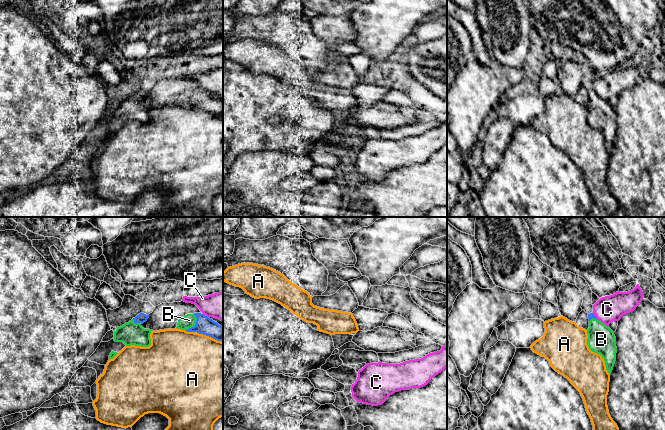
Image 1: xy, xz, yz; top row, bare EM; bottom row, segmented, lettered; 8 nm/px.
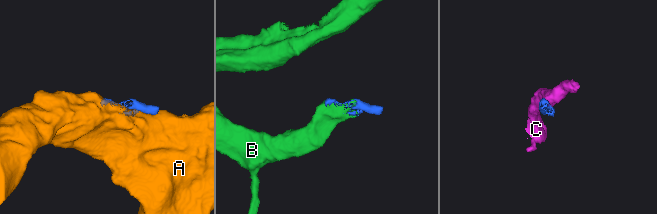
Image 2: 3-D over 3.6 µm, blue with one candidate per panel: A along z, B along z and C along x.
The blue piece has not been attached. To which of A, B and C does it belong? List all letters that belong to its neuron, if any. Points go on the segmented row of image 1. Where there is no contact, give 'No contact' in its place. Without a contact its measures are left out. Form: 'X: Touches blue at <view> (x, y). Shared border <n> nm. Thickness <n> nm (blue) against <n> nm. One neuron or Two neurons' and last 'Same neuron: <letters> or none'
A: Touches blue at xy (189, 331). Shared border 80 nm. Thickness 140 nm (blue) against 500 nm. Two neurons
B: Touches blue at xy (196, 324). Shared border 150 nm. Thickness 140 nm (blue) against 110 nm. One neuron
C: Touches blue at xy (206, 316). Shared border 30 nm. Thickness 140 nm (blue) against 220 nm. Two neurons
Same neuron: B

